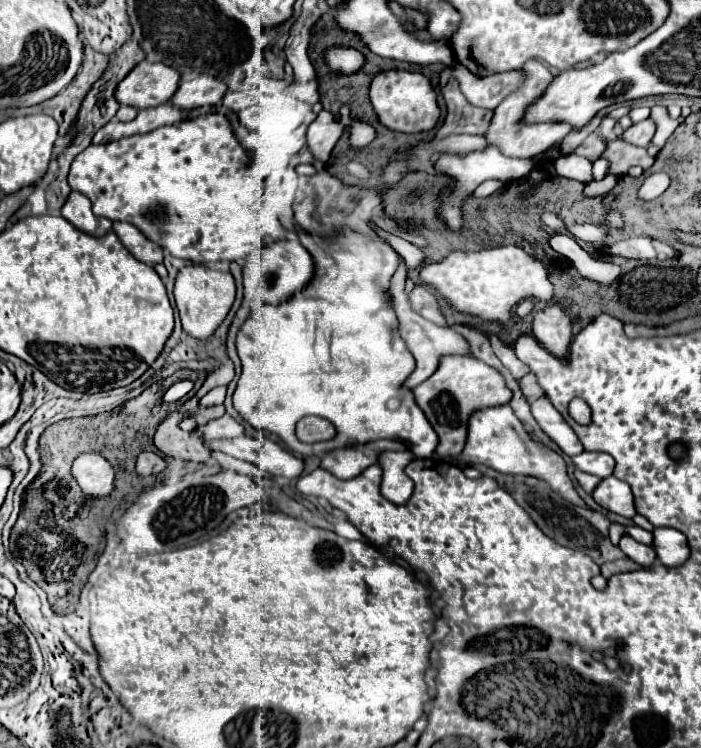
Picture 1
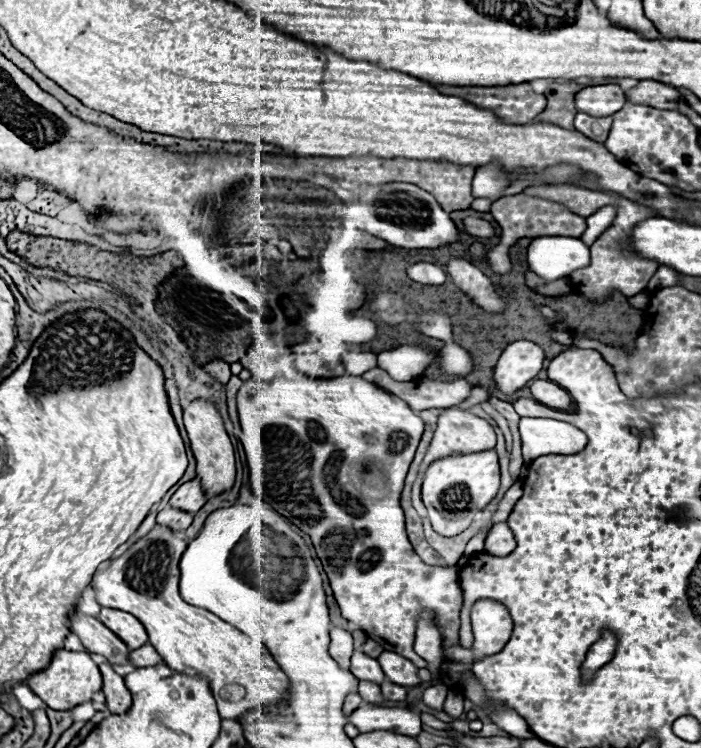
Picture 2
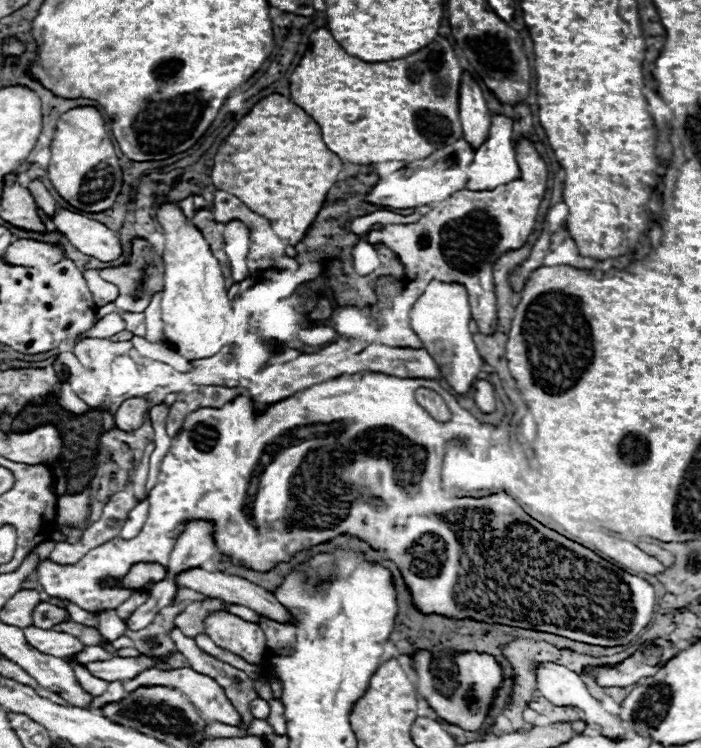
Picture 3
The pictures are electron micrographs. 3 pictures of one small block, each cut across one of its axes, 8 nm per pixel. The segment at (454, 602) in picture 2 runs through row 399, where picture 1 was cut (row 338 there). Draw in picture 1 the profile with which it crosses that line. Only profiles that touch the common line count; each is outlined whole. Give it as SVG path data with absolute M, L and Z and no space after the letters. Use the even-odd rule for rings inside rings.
M346 230L340 238L336 238L334 242L332 240L320 240L320 238L314 238L314 236L308 236L308 234L300 234L302 236L302 244L308 248L308 252L312 254L314 262L316 262L316 276L314 280L308 284L306 290L302 290L300 294L296 294L292 300L288 300L286 304L280 304L280 306L258 306L252 310L252 314L248 316L248 320L242 324L240 332L238 332L238 340L236 340L236 346L238 346L238 356L242 360L242 374L240 374L240 380L238 380L238 388L234 392L234 406L236 410L252 424L256 426L258 430L268 430L272 434L276 434L294 454L298 456L314 456L314 454L320 454L324 450L336 450L336 448L342 448L346 446L348 442L350 444L366 444L366 442L372 442L372 440L380 440L380 438L398 438L400 442L406 442L412 450L414 456L432 456L432 452L436 450L436 442L438 442L438 434L432 430L428 418L424 418L424 412L420 410L420 406L414 402L412 398L412 390L404 388L404 382L408 376L414 370L414 358L412 354L408 352L408 348L404 346L402 338L398 336L398 330L396 330L396 314L394 314L394 308L392 308L392 302L390 302L390 296L388 296L388 286L390 286L390 278L398 266L398 254L392 246L388 246L388 242L380 240L380 242L374 242L370 238L364 238L362 234L356 234L352 230ZM304 416L322 416L326 420L330 420L336 428L336 436L330 438L330 440L324 440L324 442L314 442L314 444L304 444L296 438L294 434L294 428L296 428L296 422Z

